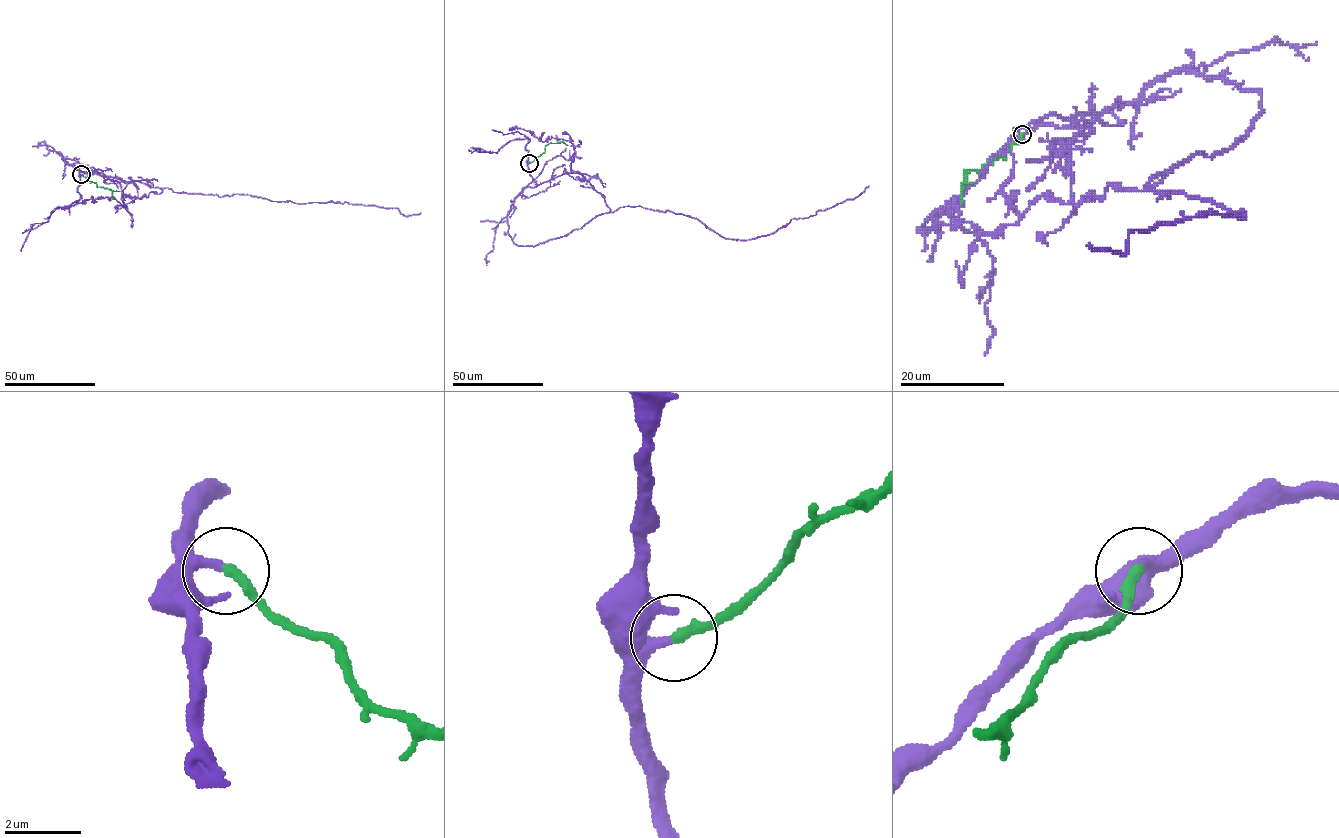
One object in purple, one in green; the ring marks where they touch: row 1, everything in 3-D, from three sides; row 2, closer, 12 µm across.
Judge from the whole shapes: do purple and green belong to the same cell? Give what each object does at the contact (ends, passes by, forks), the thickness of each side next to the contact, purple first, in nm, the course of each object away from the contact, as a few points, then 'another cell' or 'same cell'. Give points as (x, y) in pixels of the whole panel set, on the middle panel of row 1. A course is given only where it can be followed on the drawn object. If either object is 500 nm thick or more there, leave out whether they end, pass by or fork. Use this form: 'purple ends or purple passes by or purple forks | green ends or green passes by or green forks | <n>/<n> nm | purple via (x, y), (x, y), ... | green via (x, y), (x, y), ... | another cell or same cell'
purple ends | green ends | 360/300 nm | purple via (529, 162), (536, 186), (508, 214), (519, 245), (566, 236), (626, 206), (754, 239), (869, 185) | green via (529, 162), (544, 152), (549, 143), (563, 141) | same cell

